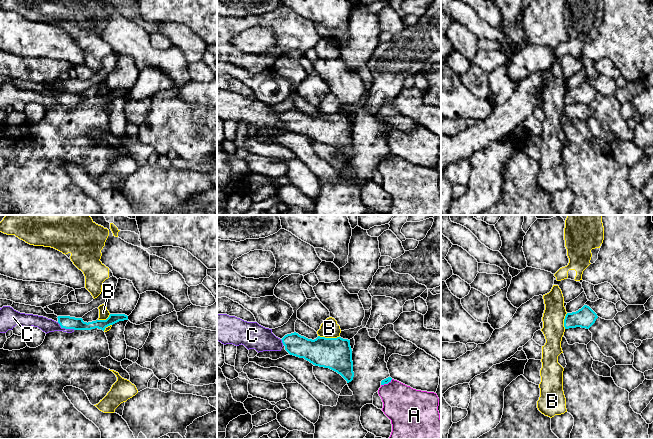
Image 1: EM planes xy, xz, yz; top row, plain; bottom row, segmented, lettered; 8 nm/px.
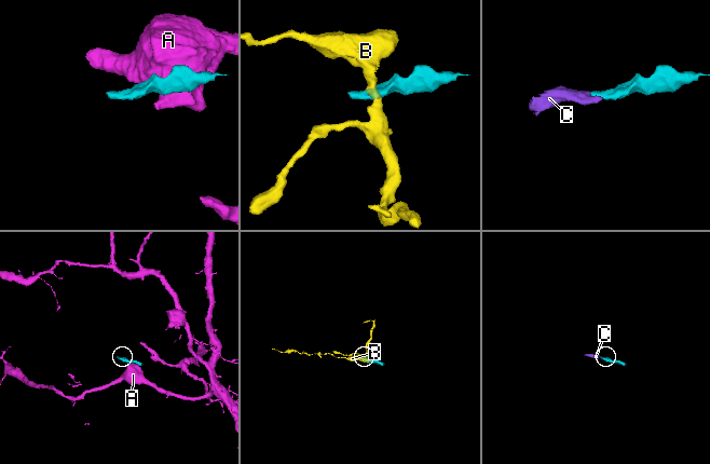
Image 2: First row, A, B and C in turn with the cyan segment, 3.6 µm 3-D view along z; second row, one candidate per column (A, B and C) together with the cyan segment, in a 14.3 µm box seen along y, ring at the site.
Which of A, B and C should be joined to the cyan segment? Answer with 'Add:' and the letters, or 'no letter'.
Add: C

